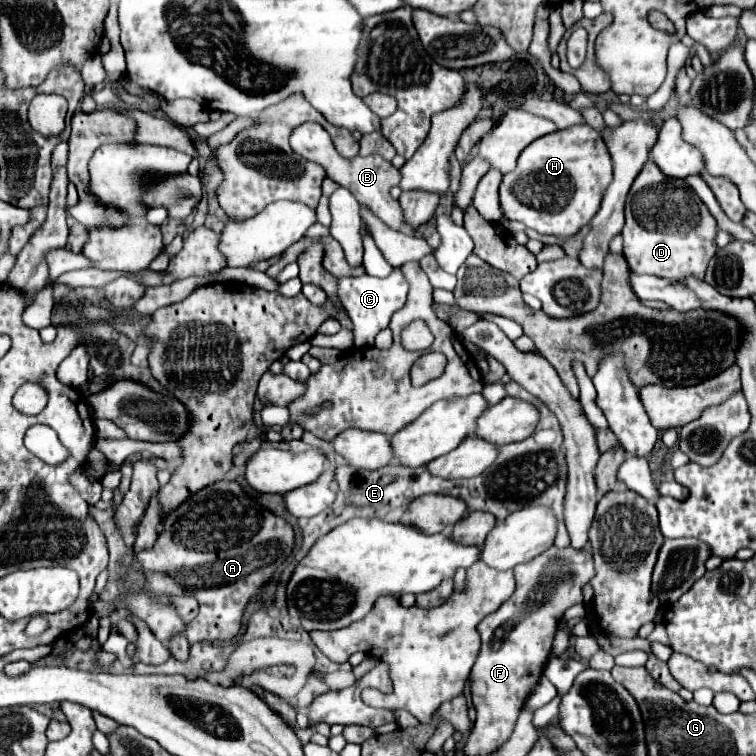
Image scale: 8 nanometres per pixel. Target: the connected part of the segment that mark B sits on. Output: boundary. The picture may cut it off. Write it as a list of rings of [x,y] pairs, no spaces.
[[[303,123],[299,127],[293,129],[291,133],[291,147],[297,155],[301,155],[303,159],[307,161],[313,161],[313,163],[319,163],[327,177],[333,179],[335,183],[339,183],[341,187],[349,189],[355,199],[361,203],[361,205],[367,205],[381,221],[385,221],[391,229],[395,231],[401,231],[401,233],[407,233],[407,235],[417,235],[417,231],[413,231],[411,227],[407,227],[403,223],[403,211],[399,207],[399,201],[395,201],[389,191],[391,187],[399,185],[399,169],[393,167],[391,161],[385,161],[381,155],[367,155],[367,157],[361,157],[361,155],[355,155],[353,159],[347,159],[343,157],[337,149],[335,149],[335,143],[333,139],[329,137],[329,133],[319,125],[319,123]]]

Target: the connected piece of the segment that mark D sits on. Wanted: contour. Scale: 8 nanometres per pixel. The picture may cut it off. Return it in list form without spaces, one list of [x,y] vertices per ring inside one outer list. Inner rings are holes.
[[[649,159],[637,179],[631,185],[627,203],[625,203],[625,227],[621,231],[623,237],[623,249],[625,249],[625,259],[635,273],[647,273],[647,275],[657,275],[657,277],[667,277],[667,279],[683,279],[683,277],[699,277],[703,279],[705,269],[709,259],[715,255],[715,233],[717,233],[717,221],[705,207],[705,203],[697,197],[697,193],[685,185],[683,179],[667,177],[659,171],[659,167]],[[669,227],[689,227],[687,231],[669,231]]]

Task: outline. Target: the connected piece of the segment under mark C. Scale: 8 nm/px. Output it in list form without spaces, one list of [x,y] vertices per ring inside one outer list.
[[[395,267],[393,273],[385,279],[379,277],[371,277],[371,275],[361,275],[361,277],[339,277],[337,279],[337,295],[339,301],[343,303],[345,311],[349,313],[353,325],[355,325],[355,347],[373,347],[375,335],[381,329],[387,329],[391,315],[395,311],[399,311],[401,307],[405,307],[407,301],[407,293],[409,293],[409,283],[405,279],[405,275],[401,273],[401,267]]]

